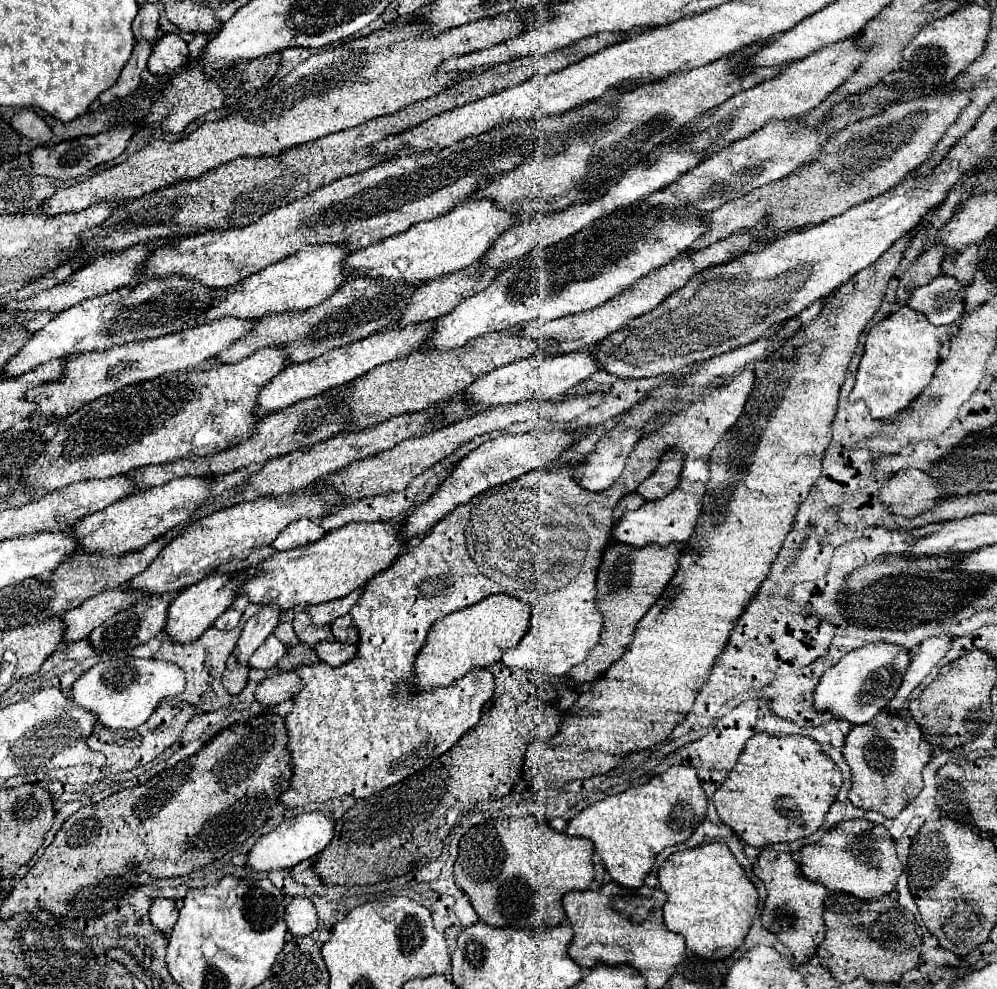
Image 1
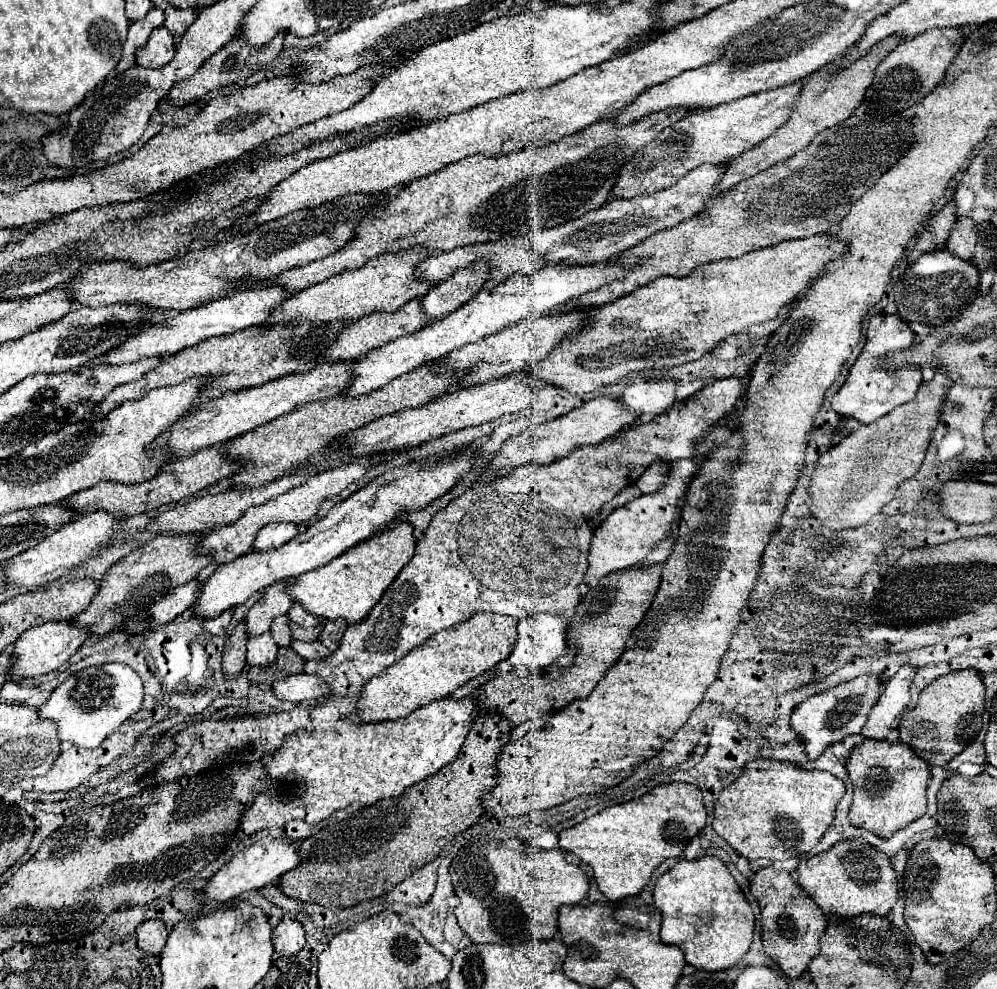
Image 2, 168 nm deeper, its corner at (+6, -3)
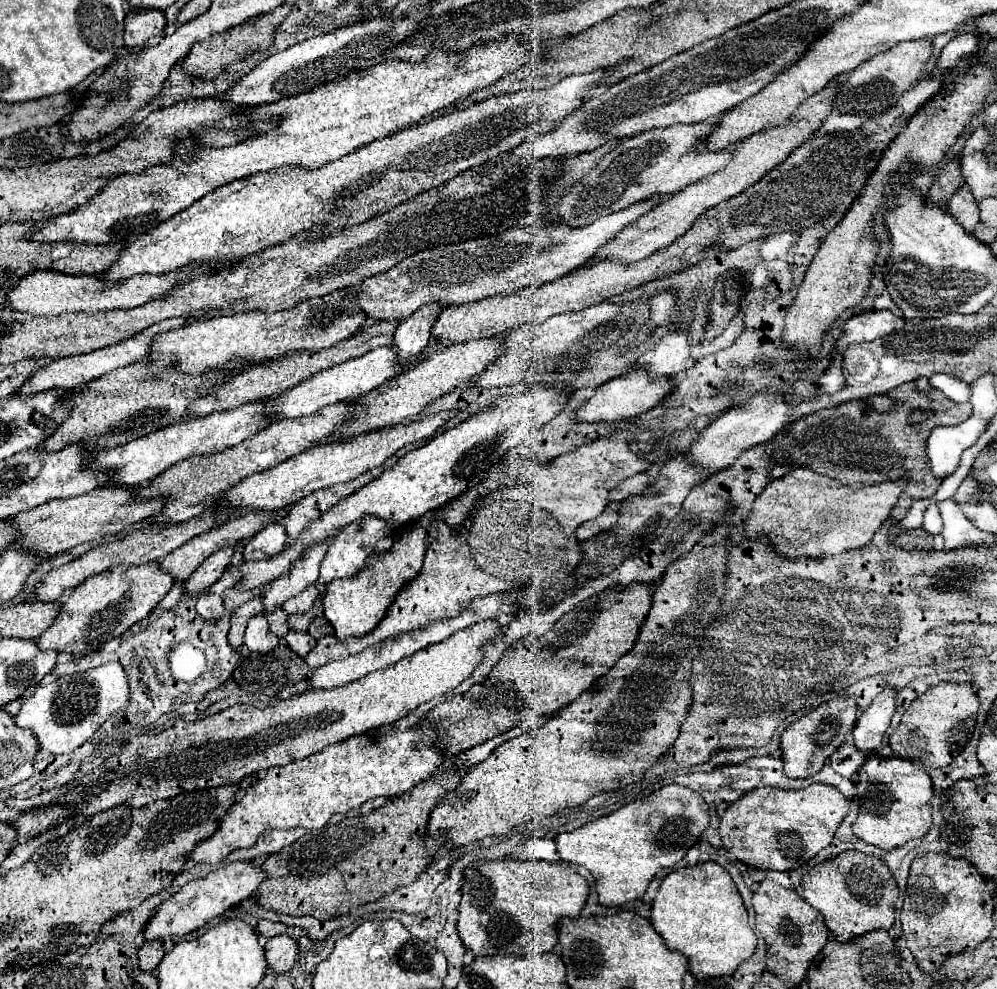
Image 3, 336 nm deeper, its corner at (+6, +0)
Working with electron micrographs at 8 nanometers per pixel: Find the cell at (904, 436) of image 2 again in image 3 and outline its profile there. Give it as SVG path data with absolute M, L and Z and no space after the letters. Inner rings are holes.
M793 468L783 478L771 480L753 502L743 536L751 542L763 536L769 548L783 558L835 556L853 548L863 548L887 520L901 494L901 484L879 484L877 488L845 488L835 480L809 468Z

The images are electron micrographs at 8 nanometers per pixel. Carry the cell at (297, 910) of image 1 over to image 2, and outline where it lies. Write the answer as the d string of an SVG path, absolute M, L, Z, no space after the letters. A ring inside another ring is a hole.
M283 917L273 929L273 947L279 955L291 957L305 947L305 929L293 917Z

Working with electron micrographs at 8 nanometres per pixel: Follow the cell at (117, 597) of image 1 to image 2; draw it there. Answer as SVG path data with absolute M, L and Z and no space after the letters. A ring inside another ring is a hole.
M49 621L45 625L25 631L25 635L21 635L13 645L13 655L17 657L17 663L11 669L11 679L37 677L61 667L75 655L75 651L83 645L87 637L89 637L89 631L81 625L75 625L73 621L53 621L53 623Z

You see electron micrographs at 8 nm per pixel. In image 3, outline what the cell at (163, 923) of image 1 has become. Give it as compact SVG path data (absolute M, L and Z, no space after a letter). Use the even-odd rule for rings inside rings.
M153 940L149 944L143 944L139 950L139 968L143 972L153 972L157 968L157 964L163 960L165 950L163 950L163 942L161 940Z

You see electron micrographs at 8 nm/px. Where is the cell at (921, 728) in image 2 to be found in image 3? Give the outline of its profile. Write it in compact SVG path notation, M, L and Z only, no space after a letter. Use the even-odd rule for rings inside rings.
M941 682L939 686L927 690L923 696L913 700L901 716L899 728L895 728L889 736L893 756L911 762L921 762L927 768L949 766L953 758L957 758L963 752L965 744L973 734L977 708L979 700L971 684Z

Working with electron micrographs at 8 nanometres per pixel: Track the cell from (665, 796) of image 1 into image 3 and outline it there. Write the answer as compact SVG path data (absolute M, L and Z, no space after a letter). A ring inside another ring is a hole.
M669 784L669 786L663 786L661 790L653 792L645 800L635 800L635 802L615 810L609 816L589 822L573 832L559 834L555 838L555 844L557 844L559 860L585 866L593 874L599 902L603 906L611 908L611 906L621 906L629 900L643 898L643 894L645 894L649 882L655 878L655 874L659 870L669 868L675 862L679 862L687 854L687 850L699 842L699 838L707 826L709 826L709 808L701 800L701 796L697 796L697 792L693 792L685 786Z

